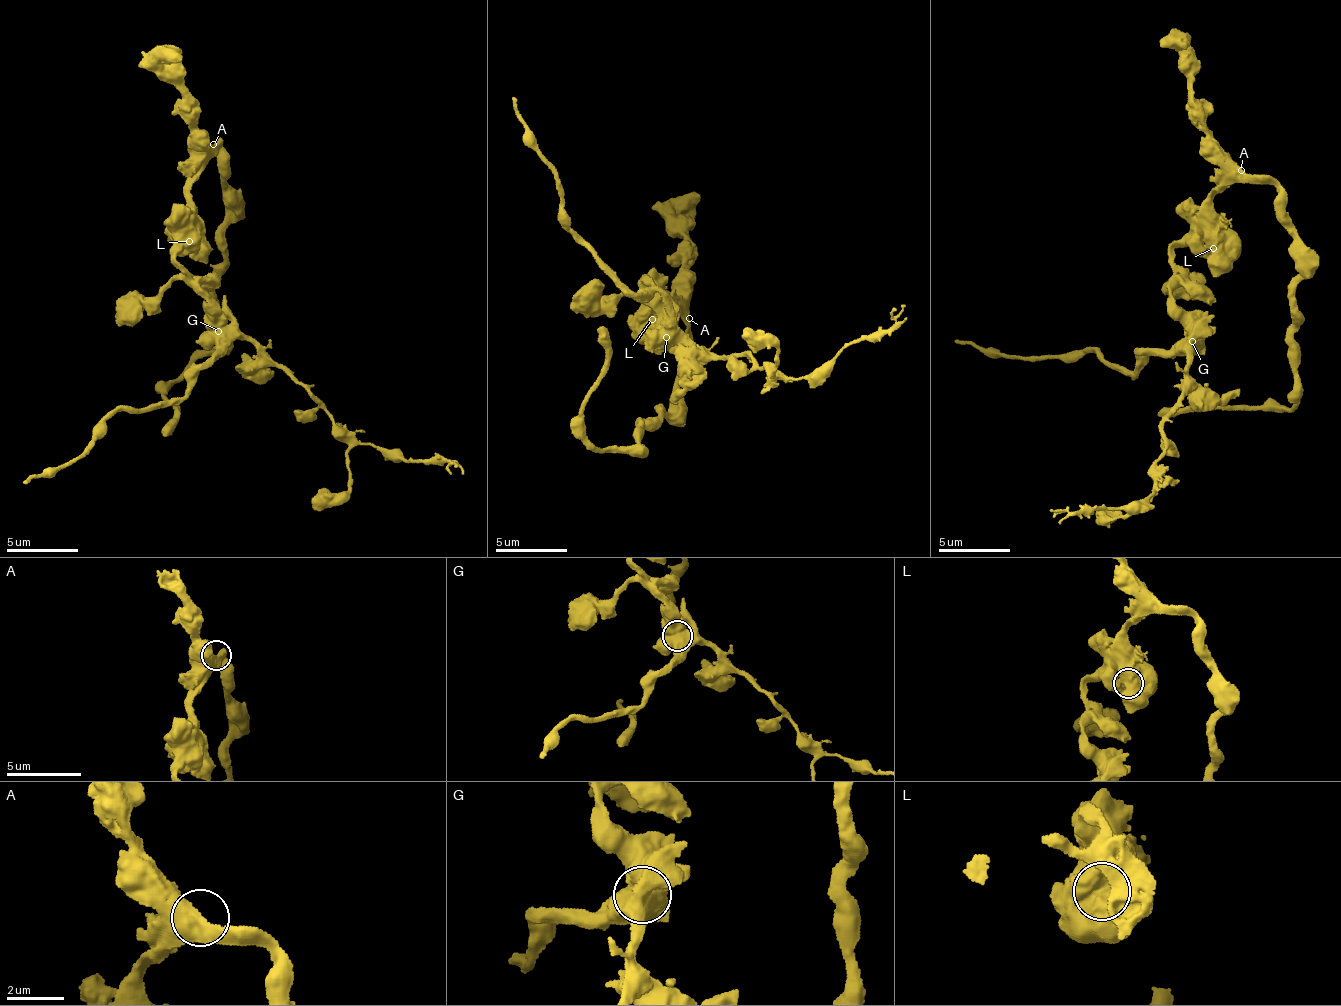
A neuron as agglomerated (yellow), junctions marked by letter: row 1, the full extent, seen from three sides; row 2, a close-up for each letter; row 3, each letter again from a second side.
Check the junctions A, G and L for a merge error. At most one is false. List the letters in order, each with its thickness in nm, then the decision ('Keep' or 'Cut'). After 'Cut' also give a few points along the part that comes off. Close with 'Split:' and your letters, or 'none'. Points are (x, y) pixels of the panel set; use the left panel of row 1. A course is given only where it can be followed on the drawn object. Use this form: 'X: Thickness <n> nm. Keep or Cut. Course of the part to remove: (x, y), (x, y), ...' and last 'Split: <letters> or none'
A: Thickness 500 nm. Keep
G: Thickness 950 nm. Cut. Course of the part to remove: (218, 331), (215, 336), (216, 350), (179, 399), (112, 415), (78, 457), (21, 482)
L: Thickness 950 nm. Keep
Split: G

